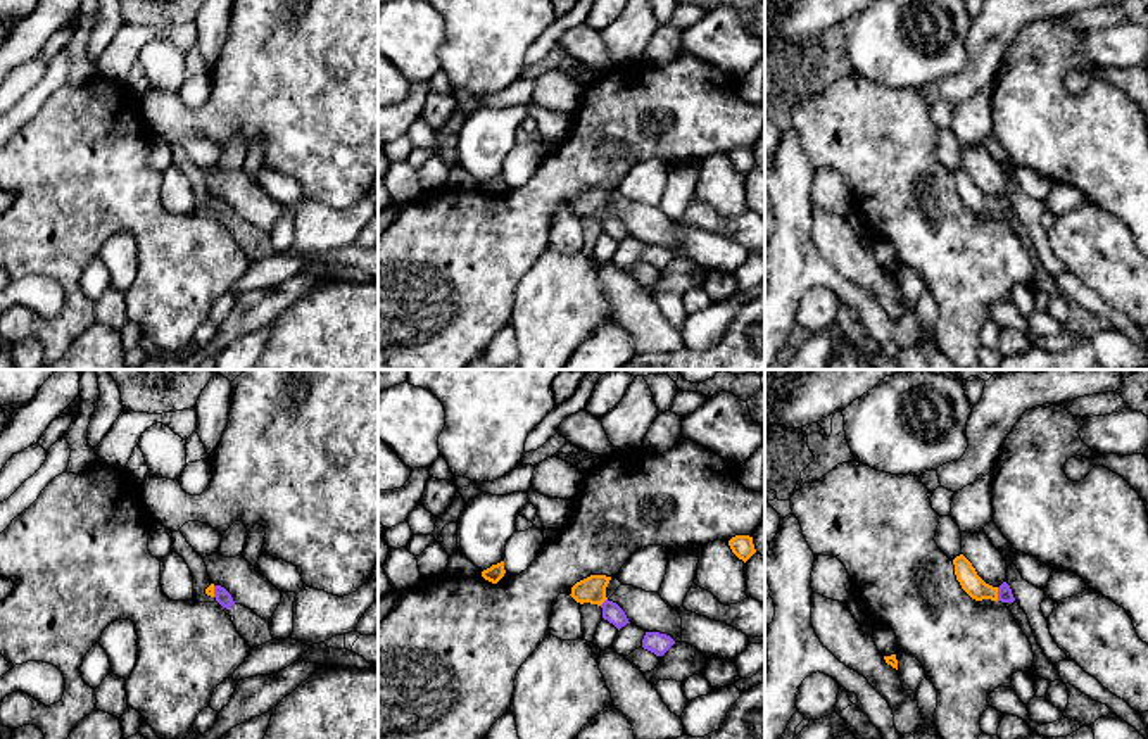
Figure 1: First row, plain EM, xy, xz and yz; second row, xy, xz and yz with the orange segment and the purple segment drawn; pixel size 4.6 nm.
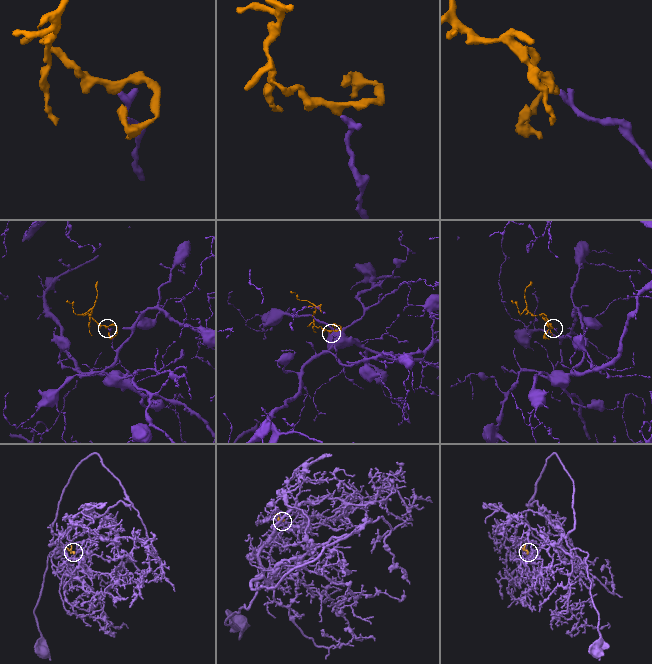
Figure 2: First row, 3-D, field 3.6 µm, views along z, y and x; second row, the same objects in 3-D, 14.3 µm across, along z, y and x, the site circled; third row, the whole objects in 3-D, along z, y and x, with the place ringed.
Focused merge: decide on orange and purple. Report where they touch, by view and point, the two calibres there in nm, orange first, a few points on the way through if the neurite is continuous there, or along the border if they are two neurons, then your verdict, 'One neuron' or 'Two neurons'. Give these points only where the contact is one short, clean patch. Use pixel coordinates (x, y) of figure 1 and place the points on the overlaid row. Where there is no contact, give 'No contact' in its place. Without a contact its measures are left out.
Touches orange at yz (996, 594). Thickness 100 nm (orange) against 70 nm. Path across: yz (972, 584), (981, 591), (996, 594), (1005, 594). One neuron

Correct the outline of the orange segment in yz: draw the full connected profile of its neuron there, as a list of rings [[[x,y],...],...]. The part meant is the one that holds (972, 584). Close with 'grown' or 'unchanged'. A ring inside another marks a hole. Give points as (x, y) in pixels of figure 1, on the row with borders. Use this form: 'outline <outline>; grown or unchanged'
outline [[[963,554],[956,556],[953,559],[953,565],[955,565],[956,580],[972,599],[975,601],[991,599],[1001,603],[1015,601],[1012,589],[1006,582],[1003,582],[1000,587],[993,587],[986,584]]]; grown

